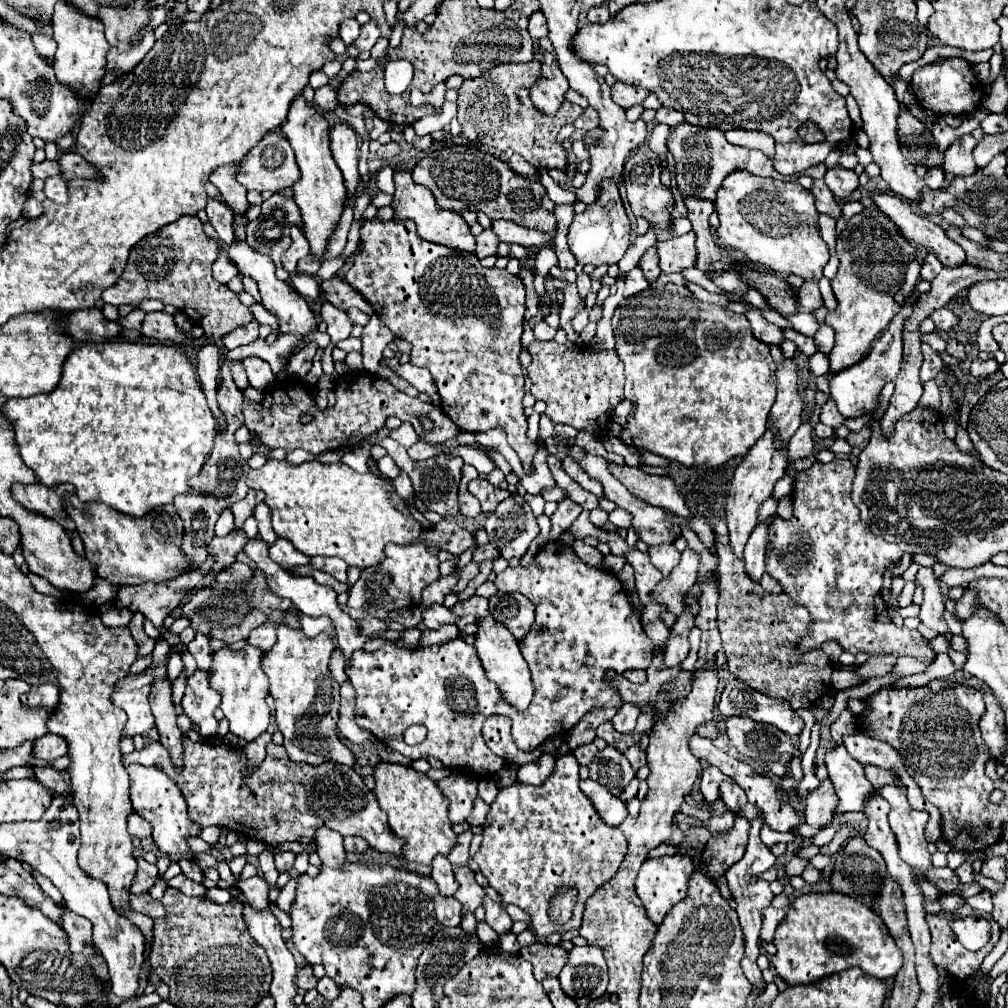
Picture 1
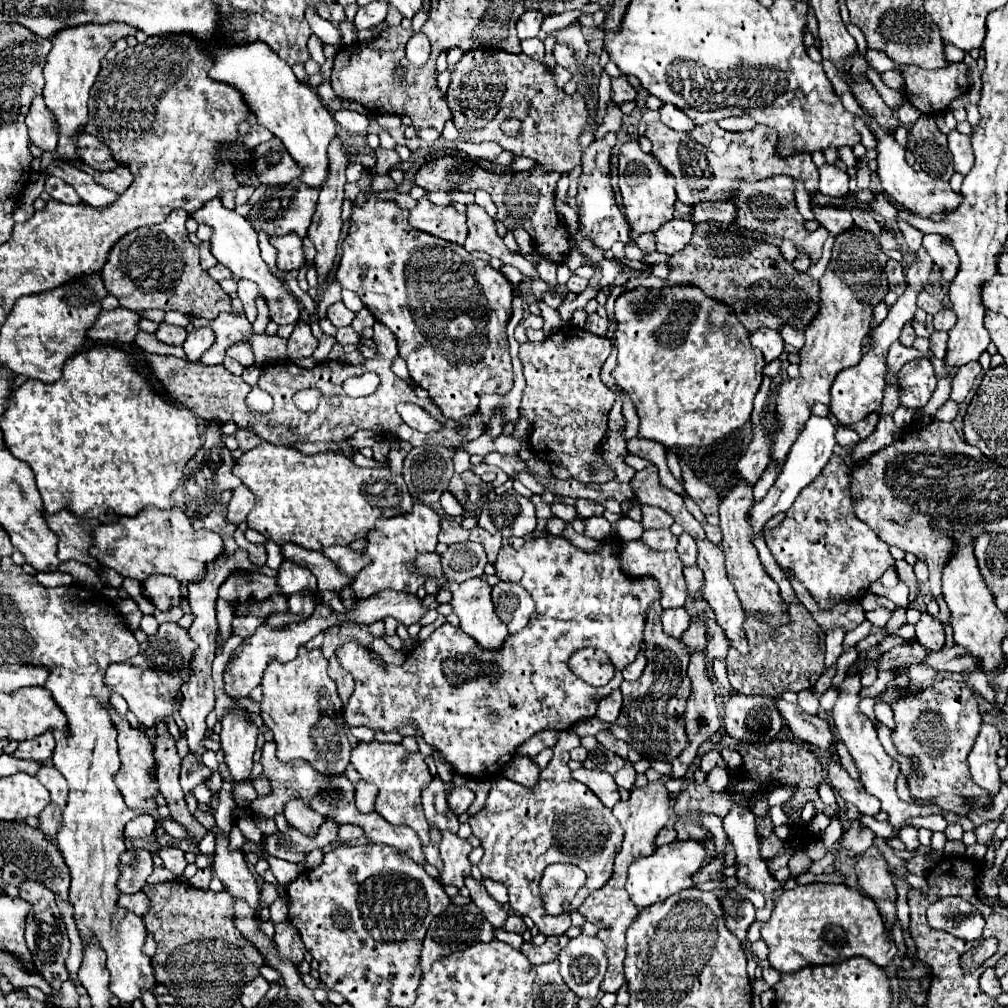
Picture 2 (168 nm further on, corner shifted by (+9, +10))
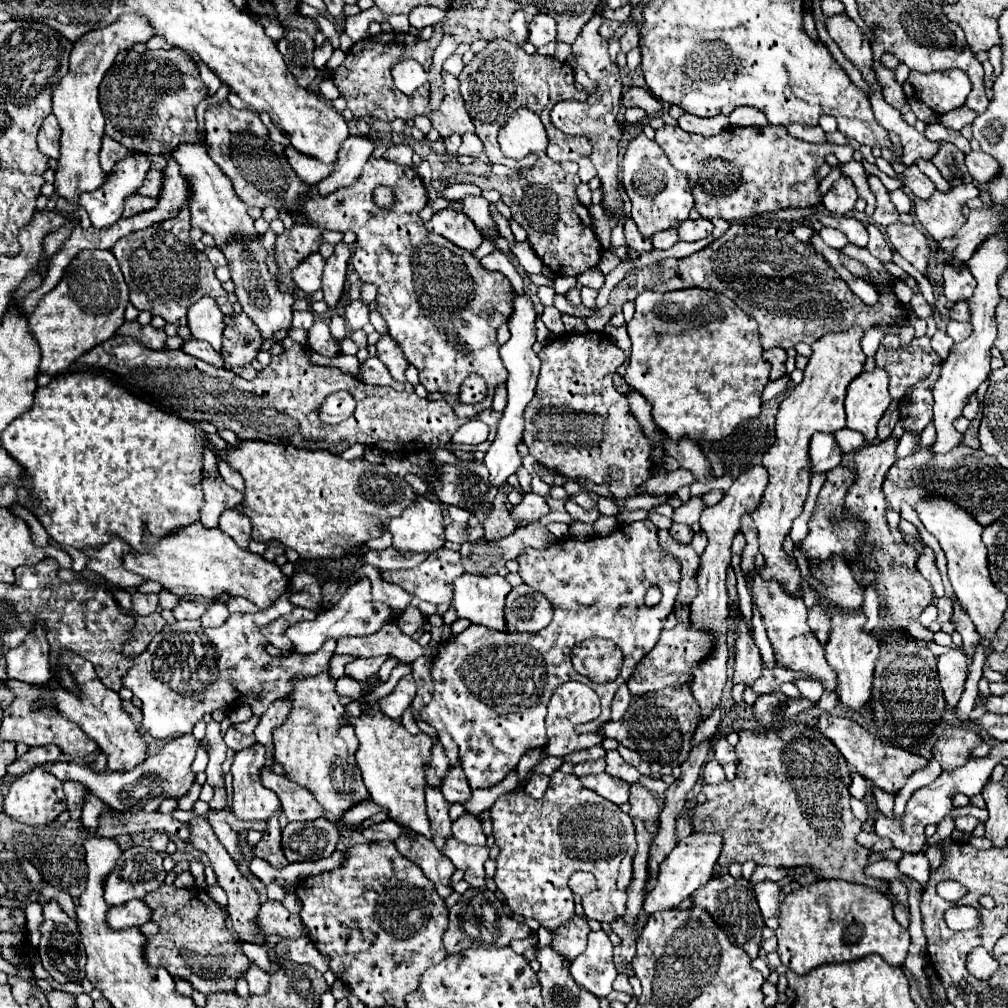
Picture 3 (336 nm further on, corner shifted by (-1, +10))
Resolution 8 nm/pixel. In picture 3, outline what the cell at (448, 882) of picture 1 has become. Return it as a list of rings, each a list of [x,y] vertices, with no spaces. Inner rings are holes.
[[[426,784],[424,790],[426,790],[426,812],[428,812],[430,826],[432,826],[432,840],[434,840],[436,848],[442,848],[444,840],[452,834],[452,830],[450,830],[452,820],[448,816],[450,804],[444,800],[440,788]]]

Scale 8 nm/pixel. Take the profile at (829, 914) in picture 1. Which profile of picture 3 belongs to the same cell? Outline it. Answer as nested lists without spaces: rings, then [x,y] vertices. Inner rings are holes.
[[[818,880],[790,892],[780,904],[778,924],[778,956],[796,974],[868,954],[880,954],[890,966],[902,966],[910,946],[908,930],[902,932],[892,914],[892,902],[874,888],[844,880]]]

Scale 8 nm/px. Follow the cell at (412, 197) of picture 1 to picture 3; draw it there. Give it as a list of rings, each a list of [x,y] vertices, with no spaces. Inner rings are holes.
[[[452,208],[436,212],[434,218],[430,222],[426,222],[424,226],[432,234],[448,238],[450,242],[454,242],[456,246],[464,248],[466,252],[474,252],[482,244],[482,240],[484,240],[482,234],[476,230],[474,222],[466,214],[456,212]]]

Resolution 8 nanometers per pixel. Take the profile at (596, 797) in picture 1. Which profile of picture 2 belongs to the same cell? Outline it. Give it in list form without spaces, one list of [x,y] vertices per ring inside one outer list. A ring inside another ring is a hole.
[[[578,768],[572,772],[574,780],[586,784],[606,808],[614,808],[614,804],[620,800],[618,794],[618,786],[614,782],[614,778],[606,772],[598,772],[598,770],[586,770],[586,768]]]

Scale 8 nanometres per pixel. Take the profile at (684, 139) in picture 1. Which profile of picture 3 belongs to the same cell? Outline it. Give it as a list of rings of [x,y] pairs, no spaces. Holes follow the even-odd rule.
[[[678,126],[656,130],[656,144],[666,152],[672,166],[686,174],[696,200],[696,210],[704,218],[724,218],[730,222],[750,220],[768,212],[786,208],[812,208],[822,200],[814,168],[824,162],[824,156],[834,152],[838,160],[850,162],[852,148],[834,144],[808,144],[792,138],[782,126],[748,126],[724,130],[704,138],[688,134]]]

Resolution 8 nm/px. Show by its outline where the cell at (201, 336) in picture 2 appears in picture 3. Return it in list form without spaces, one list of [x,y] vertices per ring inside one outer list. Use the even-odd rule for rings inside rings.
[[[204,296],[192,308],[188,308],[188,326],[196,340],[208,342],[216,352],[222,348],[222,330],[224,330],[224,314],[220,312],[216,300]]]

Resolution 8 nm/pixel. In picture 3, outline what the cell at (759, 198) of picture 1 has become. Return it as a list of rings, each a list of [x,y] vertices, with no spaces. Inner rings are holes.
[[[824,227],[824,242],[830,246],[830,248],[836,248],[836,250],[842,250],[846,244],[848,244],[848,238],[840,232],[840,230],[834,230],[834,228]]]

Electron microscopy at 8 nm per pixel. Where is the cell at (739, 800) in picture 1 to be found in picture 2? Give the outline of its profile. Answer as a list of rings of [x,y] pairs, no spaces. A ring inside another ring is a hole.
[[[740,800],[732,802],[732,810],[724,816],[724,830],[736,852],[736,878],[746,882],[750,890],[762,890],[772,896],[780,888],[760,854],[760,840],[756,836],[756,816]]]

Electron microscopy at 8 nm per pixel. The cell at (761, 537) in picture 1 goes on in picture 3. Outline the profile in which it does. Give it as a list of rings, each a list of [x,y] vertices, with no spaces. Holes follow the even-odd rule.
[[[816,434],[810,444],[812,472],[826,472],[842,462],[840,446],[832,434]]]

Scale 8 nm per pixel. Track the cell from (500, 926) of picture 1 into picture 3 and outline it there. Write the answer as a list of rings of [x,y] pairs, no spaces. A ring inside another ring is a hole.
[[[450,836],[442,848],[442,854],[452,860],[452,864],[464,870],[464,880],[474,888],[484,888],[484,862],[488,860],[486,846],[468,846]]]

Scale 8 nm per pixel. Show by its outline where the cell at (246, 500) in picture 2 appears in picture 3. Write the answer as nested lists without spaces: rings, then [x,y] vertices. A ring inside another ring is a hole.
[[[224,510],[220,514],[220,524],[218,528],[228,534],[240,548],[248,548],[250,544],[250,532],[252,532],[252,524],[248,520],[248,516],[240,516],[238,510]]]

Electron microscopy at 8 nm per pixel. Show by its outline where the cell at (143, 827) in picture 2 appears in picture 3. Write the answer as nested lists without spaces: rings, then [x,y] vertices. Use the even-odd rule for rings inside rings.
[[[154,832],[152,838],[150,838],[150,846],[152,846],[156,852],[166,852],[168,842],[170,842],[170,838],[168,838],[168,834],[164,834],[164,832]]]

